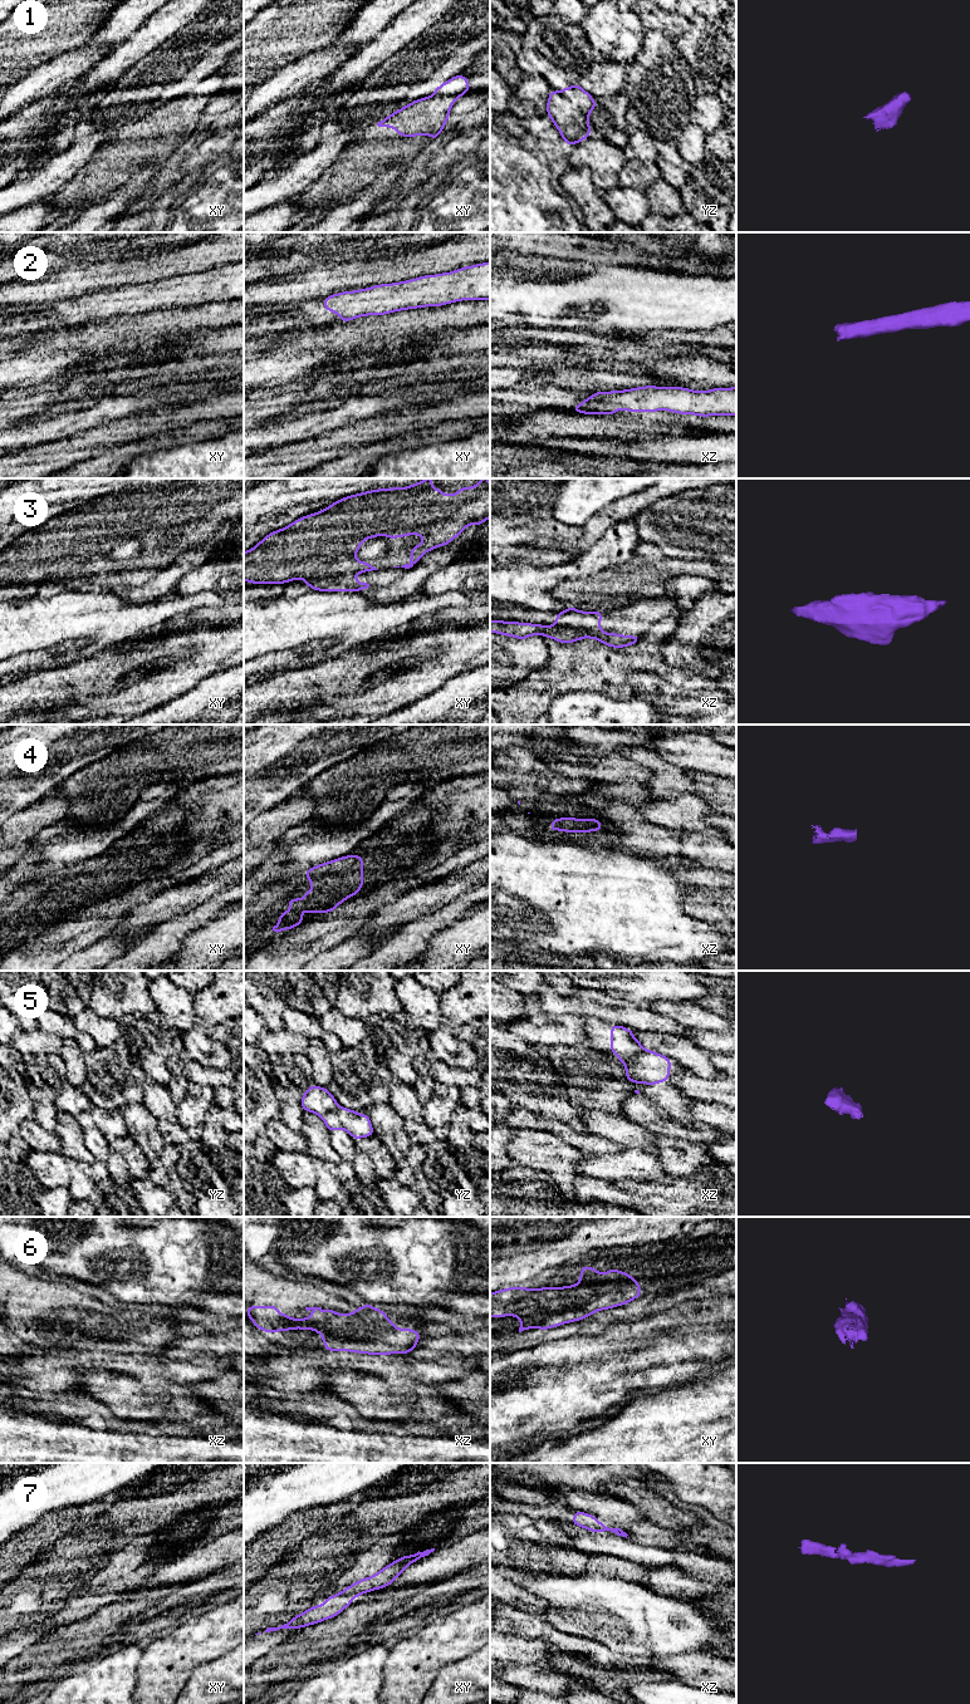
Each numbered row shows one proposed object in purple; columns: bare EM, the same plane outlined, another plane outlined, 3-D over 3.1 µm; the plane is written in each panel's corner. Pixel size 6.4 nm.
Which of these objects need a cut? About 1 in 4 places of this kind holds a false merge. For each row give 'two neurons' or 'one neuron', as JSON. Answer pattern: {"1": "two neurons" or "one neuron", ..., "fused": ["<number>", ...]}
{"1": "one neuron", "2": "one neuron", "3": "one neuron", "4": "one neuron", "5": "two neurons", "6": "one neuron", "7": "one neuron", "fused": ["5"]}

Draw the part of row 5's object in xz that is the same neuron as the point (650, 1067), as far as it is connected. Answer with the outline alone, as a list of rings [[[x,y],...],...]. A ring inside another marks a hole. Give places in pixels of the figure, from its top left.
[[[645,1050],[624,1061],[626,1079],[635,1084],[656,1085],[670,1080],[671,1060],[652,1050]]]

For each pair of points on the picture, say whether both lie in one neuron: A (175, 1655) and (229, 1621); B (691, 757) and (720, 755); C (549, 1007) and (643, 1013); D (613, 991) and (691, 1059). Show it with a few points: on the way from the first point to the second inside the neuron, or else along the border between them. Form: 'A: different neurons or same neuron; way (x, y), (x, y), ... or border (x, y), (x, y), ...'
A: same neuron; way (189, 1645), (210, 1633), (215, 1633)
B: same neuron; way (699, 756), (713, 756)
C: same neuron; way (573, 1005), (597, 1005), (620, 1012)
D: different neurons; border (594, 988), (623, 1000)

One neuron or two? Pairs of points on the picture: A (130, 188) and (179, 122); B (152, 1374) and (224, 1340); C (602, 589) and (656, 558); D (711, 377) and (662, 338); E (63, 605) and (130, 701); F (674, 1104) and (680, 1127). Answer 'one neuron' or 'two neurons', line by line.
A: two neurons
B: two neurons
C: one neuron
D: two neurons
E: two neurons
F: two neurons

